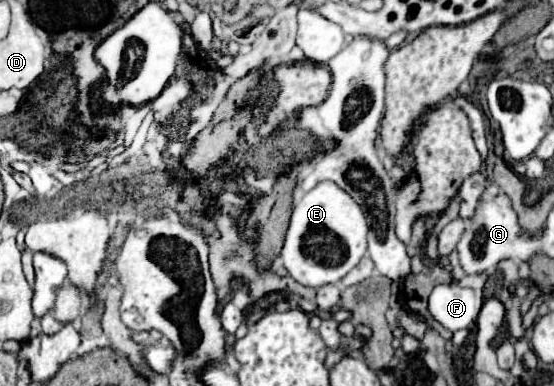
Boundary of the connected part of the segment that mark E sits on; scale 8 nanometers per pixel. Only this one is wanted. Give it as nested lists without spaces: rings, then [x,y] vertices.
[[[325,181],[305,193],[293,207],[281,259],[289,275],[305,287],[341,281],[367,253],[367,219],[361,207],[337,185]]]

